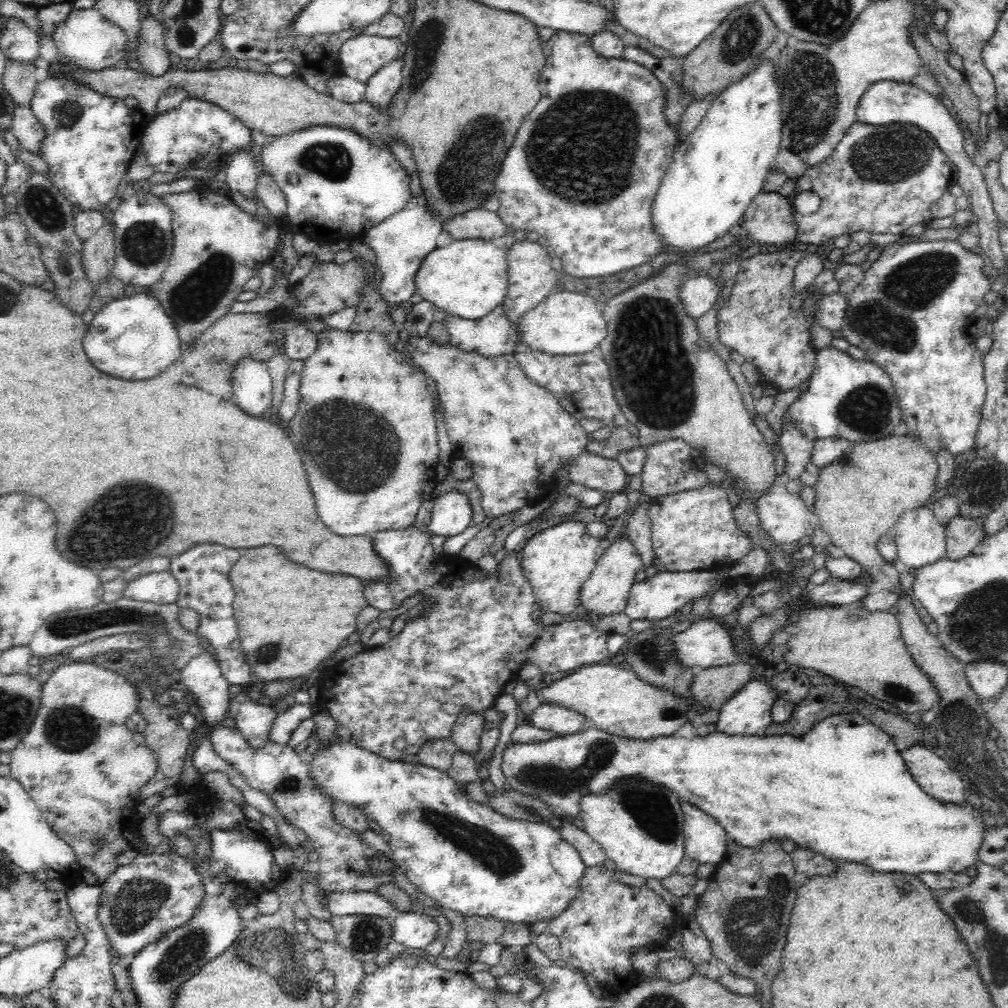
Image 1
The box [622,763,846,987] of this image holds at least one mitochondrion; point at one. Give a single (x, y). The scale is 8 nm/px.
(749, 925)

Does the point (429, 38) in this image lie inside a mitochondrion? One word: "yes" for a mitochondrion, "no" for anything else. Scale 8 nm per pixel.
yes

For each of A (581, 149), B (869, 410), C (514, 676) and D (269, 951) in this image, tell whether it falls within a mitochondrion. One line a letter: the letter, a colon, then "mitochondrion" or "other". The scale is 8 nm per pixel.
A: mitochondrion
B: mitochondrion
C: other
D: mitochondrion

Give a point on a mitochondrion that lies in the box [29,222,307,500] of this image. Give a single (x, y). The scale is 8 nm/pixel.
(195, 297)

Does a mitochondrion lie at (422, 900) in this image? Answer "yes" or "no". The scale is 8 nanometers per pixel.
no

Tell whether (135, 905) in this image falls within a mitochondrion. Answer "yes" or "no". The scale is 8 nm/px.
yes

